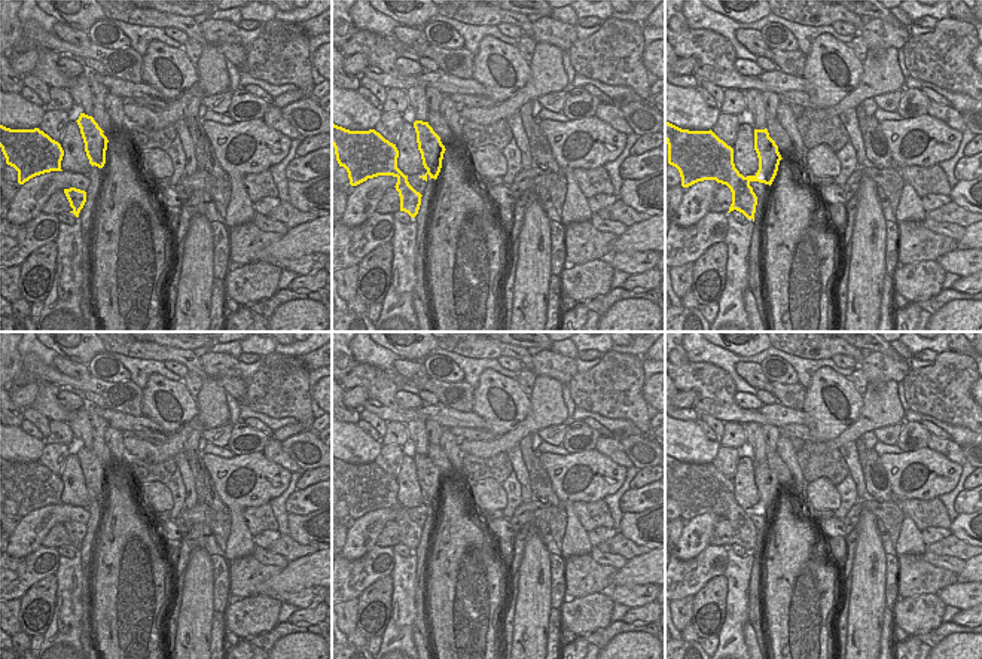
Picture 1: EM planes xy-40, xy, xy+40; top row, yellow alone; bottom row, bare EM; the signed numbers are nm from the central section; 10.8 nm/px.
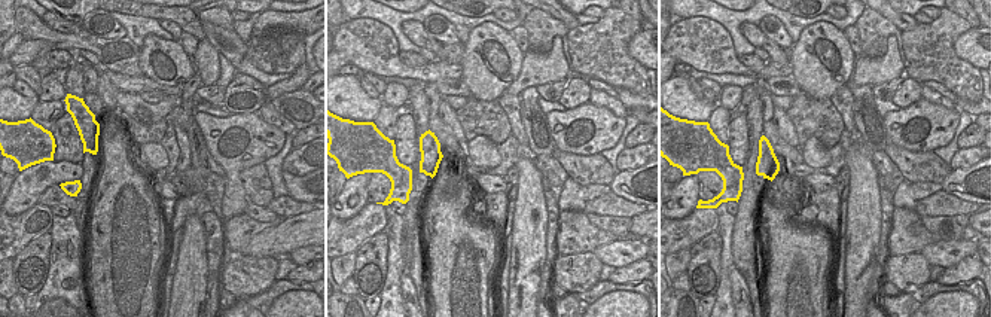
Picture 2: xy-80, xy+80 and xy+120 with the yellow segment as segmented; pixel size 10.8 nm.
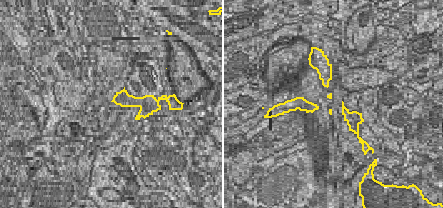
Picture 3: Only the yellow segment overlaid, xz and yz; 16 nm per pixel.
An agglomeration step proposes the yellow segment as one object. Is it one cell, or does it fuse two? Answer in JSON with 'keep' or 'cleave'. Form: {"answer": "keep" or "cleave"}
{"answer": "cleave"}

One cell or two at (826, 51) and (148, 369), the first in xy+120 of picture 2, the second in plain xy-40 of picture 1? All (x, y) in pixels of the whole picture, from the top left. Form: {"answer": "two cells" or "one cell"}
{"answer": "two cells"}

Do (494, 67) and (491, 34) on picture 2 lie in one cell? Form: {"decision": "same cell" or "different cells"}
{"decision": "same cell"}

